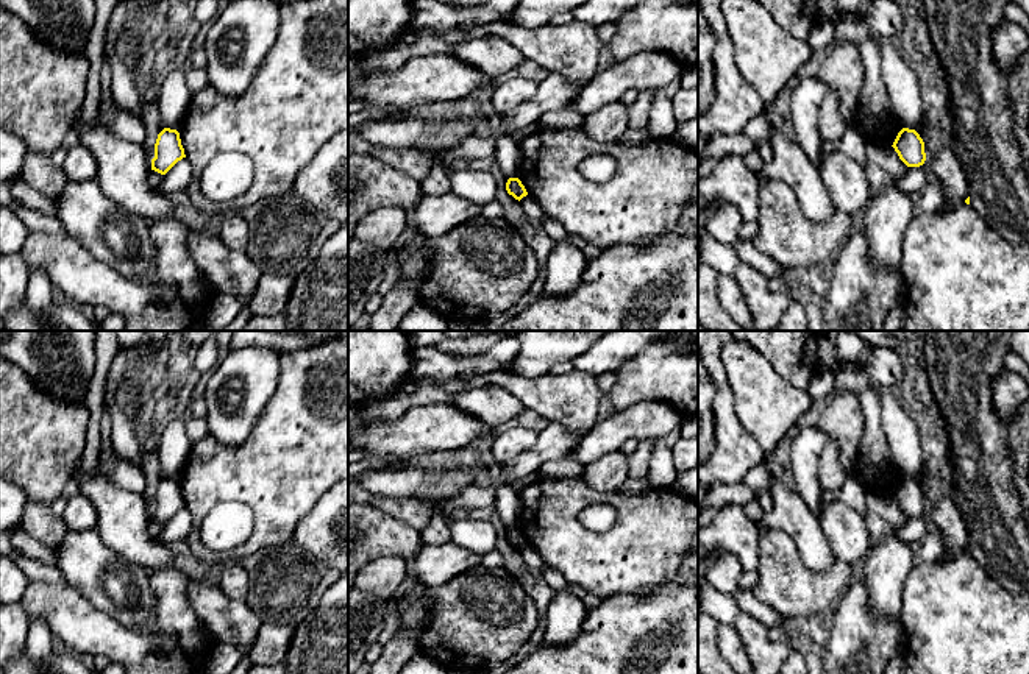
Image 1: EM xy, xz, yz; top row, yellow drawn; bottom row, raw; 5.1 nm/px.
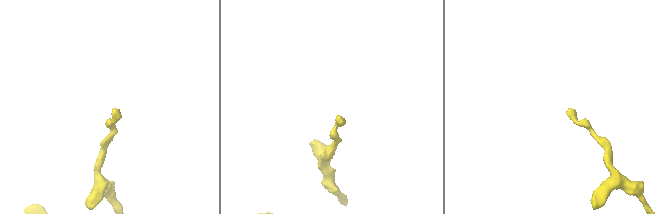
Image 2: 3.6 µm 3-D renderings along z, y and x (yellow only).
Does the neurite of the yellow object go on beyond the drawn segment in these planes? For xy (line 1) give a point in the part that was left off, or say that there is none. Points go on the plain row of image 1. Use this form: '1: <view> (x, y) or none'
1: none

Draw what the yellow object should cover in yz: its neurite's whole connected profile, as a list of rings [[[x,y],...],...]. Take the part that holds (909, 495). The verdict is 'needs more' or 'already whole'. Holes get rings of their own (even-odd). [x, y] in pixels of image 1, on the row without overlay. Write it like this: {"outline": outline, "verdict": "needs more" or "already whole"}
{"outline": [[[903,477],[892,496],[907,516],[920,516],[926,510],[924,491],[915,479]]], "verdict": "already whole"}

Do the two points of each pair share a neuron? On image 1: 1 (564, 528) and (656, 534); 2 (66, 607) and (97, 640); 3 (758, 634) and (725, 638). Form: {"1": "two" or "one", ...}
{"1": "one", "2": "one", "3": "two"}

